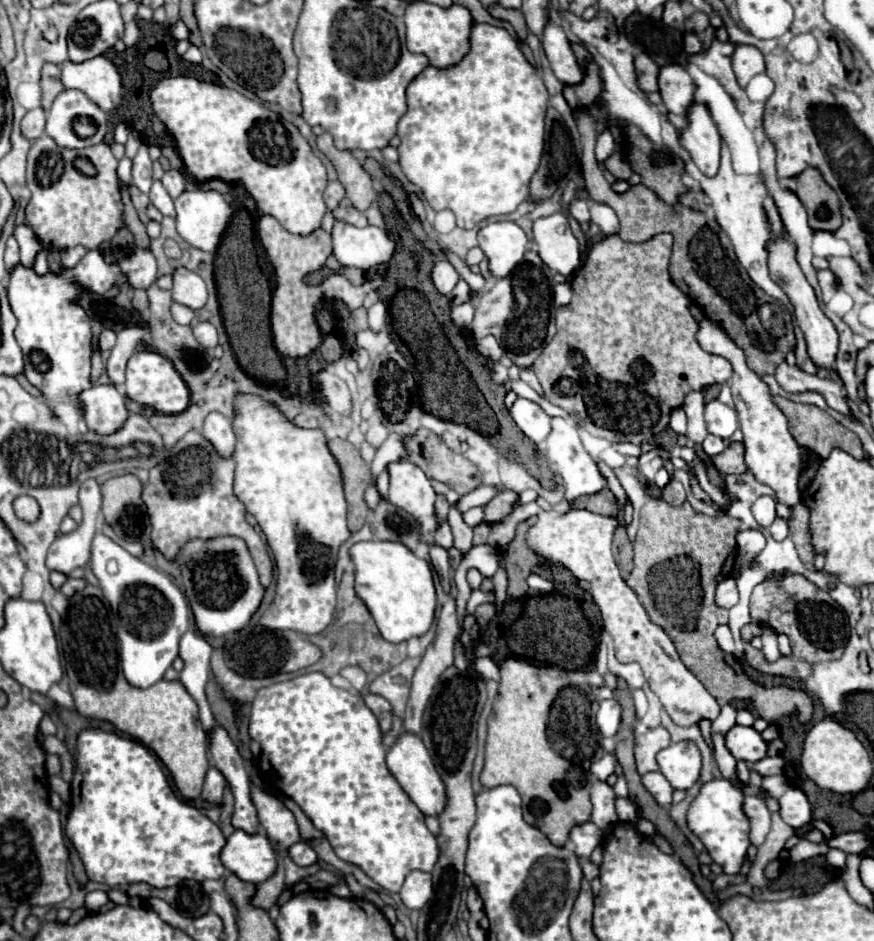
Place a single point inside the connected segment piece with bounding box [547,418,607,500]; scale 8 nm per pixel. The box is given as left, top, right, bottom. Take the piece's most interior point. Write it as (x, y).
(565, 451)

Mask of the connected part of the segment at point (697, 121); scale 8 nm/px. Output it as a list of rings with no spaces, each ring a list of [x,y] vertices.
[[[693,102],[687,108],[685,124],[687,126],[679,130],[681,146],[691,154],[693,162],[703,174],[715,176],[721,158],[721,134],[709,108],[703,102]]]

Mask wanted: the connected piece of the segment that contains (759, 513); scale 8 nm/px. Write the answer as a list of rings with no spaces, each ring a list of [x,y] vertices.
[[[761,496],[755,504],[753,504],[753,516],[755,520],[767,528],[773,524],[773,520],[777,518],[777,512],[775,512],[775,500],[771,496]]]

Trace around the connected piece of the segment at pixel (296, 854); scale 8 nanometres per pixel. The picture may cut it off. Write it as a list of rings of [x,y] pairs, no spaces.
[[[297,842],[289,848],[289,856],[299,866],[311,866],[317,862],[317,852],[307,842]]]

